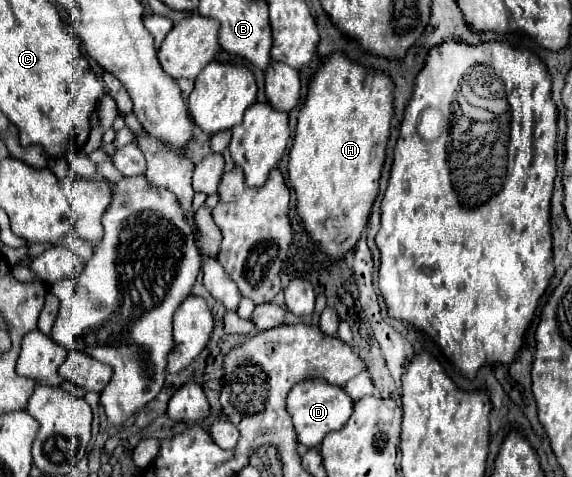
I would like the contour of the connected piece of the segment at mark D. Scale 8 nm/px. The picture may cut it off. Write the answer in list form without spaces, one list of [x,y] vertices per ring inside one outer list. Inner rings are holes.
[[[310,379],[310,381],[298,383],[292,389],[290,397],[288,397],[288,413],[292,415],[298,443],[308,447],[308,449],[318,447],[326,433],[338,431],[338,429],[342,429],[346,425],[346,421],[352,415],[352,407],[354,407],[352,399],[338,385],[330,385],[330,383],[322,381],[322,379]]]

